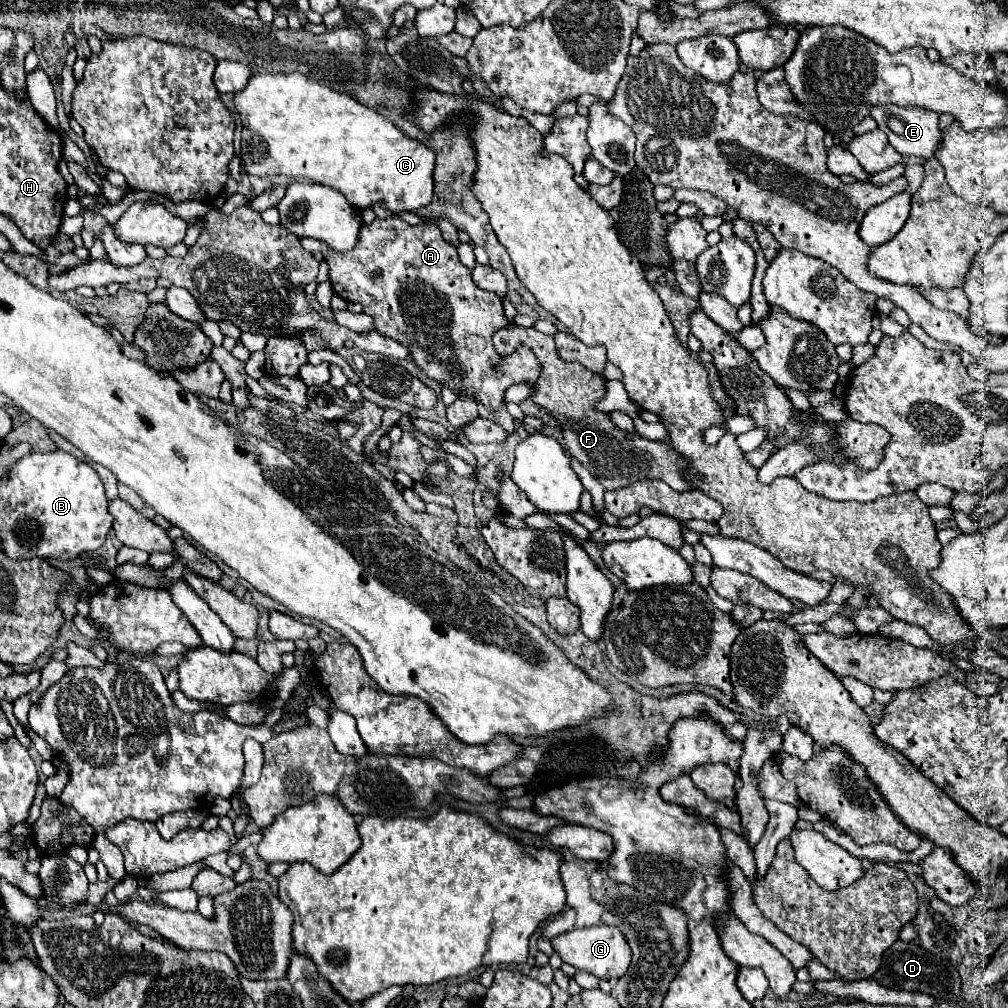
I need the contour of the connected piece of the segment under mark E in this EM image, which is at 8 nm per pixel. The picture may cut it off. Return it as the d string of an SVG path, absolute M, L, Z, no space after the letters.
M889 103L883 107L871 107L871 117L877 121L877 129L889 137L889 143L901 155L931 159L941 141L941 129L937 127L939 115L935 115L935 111L923 111L923 107L895 107L893 103Z

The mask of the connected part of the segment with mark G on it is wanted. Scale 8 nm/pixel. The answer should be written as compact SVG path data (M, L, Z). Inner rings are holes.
M569 909L567 913L561 913L549 923L543 931L543 937L551 939L553 937L553 949L555 953L561 955L561 959L577 969L583 969L599 979L619 979L629 963L631 963L631 949L627 947L623 933L617 933L617 929L609 929L609 925L595 925L595 927L583 927L583 929L573 929L575 927L575 911Z

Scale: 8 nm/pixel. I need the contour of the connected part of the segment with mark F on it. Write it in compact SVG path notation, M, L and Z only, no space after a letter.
M509 325L493 335L493 345L499 355L515 353L519 345L529 347L541 365L541 375L533 385L531 399L541 409L547 409L549 415L559 423L563 431L565 449L571 457L575 457L589 473L599 479L599 483L613 491L619 487L627 487L631 483L637 483L639 479L661 479L675 491L691 491L689 483L683 481L685 473L685 459L679 457L667 443L663 441L651 441L647 437L641 437L637 431L621 431L611 423L609 413L601 413L595 409L595 403L605 397L605 381L601 375L593 373L579 363L565 363L559 359L555 351L555 343L551 335L535 333L533 327L517 327Z

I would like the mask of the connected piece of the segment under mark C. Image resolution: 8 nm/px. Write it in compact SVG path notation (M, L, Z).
M299 73L289 75L253 75L247 87L235 93L235 109L243 123L241 157L245 171L257 177L285 175L291 179L311 179L321 185L335 187L357 209L385 203L391 213L415 211L431 203L435 151L407 137L387 117L355 101L345 93L337 93Z

